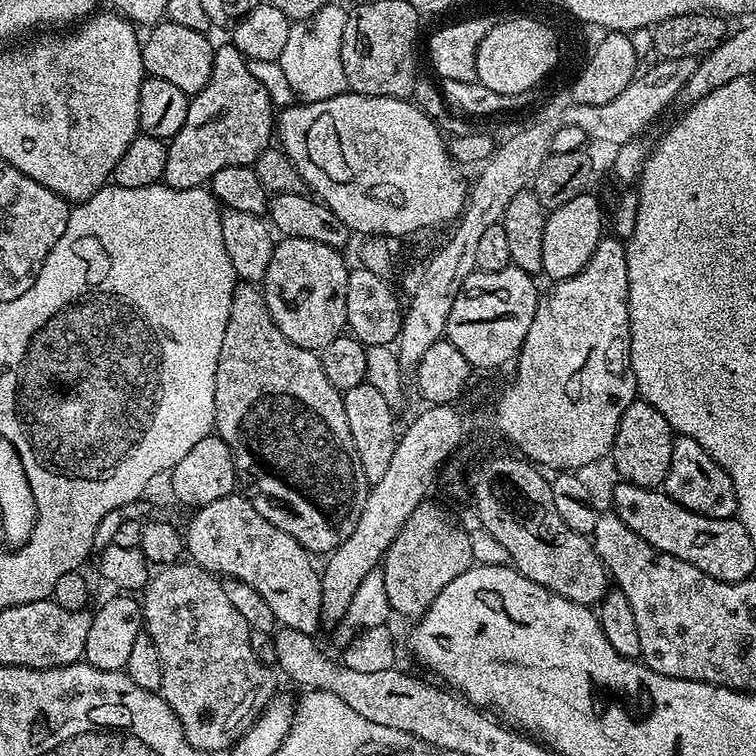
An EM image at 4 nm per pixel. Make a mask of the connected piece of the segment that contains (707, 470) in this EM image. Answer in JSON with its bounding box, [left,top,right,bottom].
[662,435,737,518]

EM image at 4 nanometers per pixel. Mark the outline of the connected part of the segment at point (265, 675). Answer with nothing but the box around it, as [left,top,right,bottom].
[142,562,277,754]

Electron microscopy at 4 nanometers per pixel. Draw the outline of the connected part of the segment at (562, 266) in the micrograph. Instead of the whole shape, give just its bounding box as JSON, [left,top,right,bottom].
[542,194,606,281]

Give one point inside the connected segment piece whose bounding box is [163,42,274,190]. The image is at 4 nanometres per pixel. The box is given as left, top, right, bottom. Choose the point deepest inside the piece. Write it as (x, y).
(230, 122)

